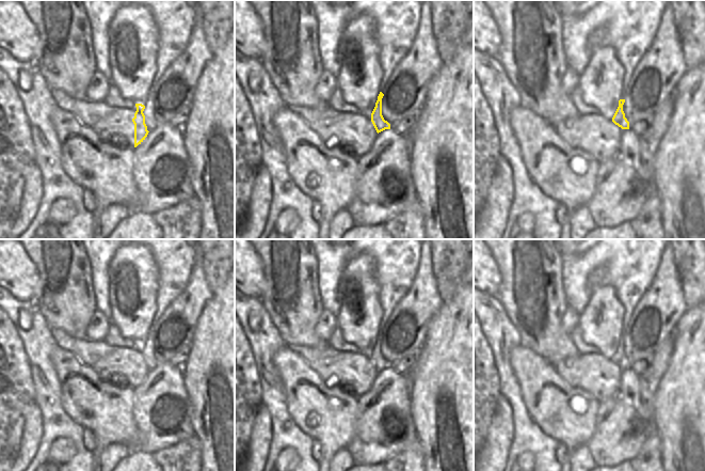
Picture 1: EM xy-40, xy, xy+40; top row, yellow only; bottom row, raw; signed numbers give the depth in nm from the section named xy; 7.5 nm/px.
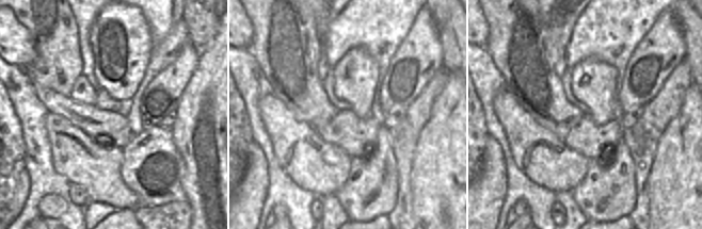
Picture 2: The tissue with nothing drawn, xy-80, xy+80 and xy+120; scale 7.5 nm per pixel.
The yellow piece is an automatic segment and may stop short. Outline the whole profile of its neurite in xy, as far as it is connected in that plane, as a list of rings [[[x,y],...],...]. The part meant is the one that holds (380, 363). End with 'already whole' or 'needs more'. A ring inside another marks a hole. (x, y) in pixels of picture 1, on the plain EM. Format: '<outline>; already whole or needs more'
[[[420,239],[420,261],[414,282],[392,310],[386,323],[386,333],[380,331],[371,352],[378,373],[392,367],[394,362],[408,354],[422,351],[429,325],[443,303],[433,273],[431,244],[429,239]]]; needs more

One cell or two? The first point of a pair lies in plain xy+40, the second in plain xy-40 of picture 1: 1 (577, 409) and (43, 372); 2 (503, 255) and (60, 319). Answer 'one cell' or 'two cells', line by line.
1: two cells
2: one cell

